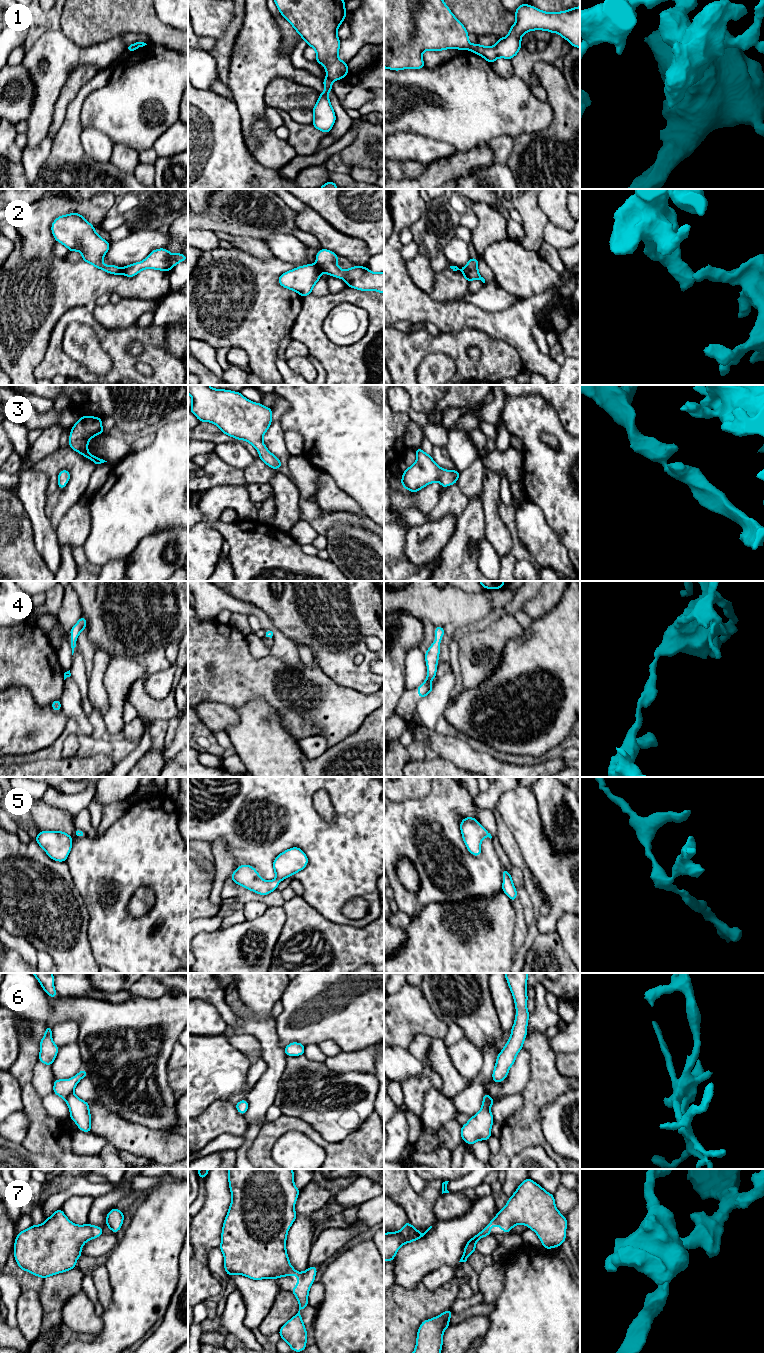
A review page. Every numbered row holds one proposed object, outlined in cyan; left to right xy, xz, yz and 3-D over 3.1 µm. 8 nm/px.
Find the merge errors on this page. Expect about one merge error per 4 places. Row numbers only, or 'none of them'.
1, 2

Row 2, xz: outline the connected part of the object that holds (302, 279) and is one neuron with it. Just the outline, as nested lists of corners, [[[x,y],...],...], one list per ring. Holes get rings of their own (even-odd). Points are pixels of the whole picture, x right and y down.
[[[308,264],[281,274],[278,283],[284,288],[297,292],[301,297],[306,297],[312,293],[314,285],[320,278],[320,269],[314,264]]]

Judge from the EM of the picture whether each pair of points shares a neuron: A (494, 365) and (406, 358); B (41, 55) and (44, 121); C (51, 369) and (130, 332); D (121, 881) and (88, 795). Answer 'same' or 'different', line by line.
A: same
B: same
C: same
D: different

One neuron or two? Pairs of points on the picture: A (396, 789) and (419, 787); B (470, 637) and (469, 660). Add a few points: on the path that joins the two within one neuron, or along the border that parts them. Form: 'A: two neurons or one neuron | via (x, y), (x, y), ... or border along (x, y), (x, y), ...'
A: one neuron | via (402, 787), (413, 787)
B: one neuron | via (470, 643), (470, 654)

